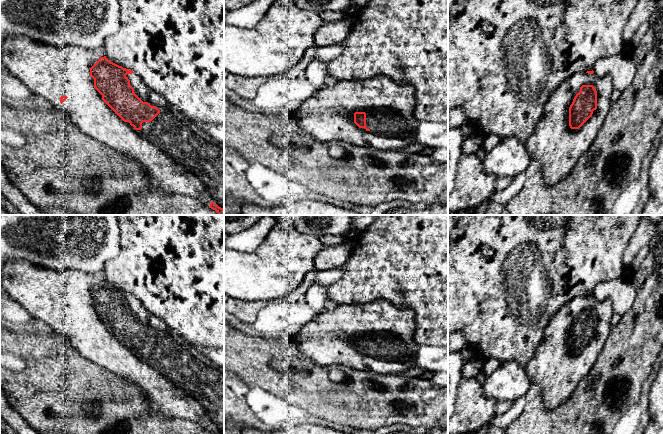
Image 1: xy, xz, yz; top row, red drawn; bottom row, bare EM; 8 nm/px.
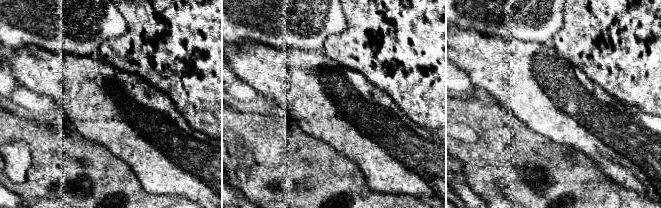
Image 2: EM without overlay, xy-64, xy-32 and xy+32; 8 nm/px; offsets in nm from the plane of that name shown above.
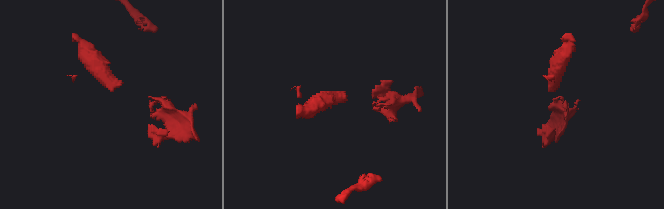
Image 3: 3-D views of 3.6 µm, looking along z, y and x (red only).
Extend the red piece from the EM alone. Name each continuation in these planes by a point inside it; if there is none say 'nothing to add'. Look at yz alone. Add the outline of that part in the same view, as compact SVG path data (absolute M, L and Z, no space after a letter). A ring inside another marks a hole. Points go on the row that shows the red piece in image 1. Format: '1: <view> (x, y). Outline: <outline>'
1: yz (557, 148). Outline: M582 72L576 73L564 80L550 95L545 103L543 114L535 127L535 131L525 143L532 160L539 163L542 176L548 186L554 186L569 176L579 158L590 148L600 132L612 105L611 95L613 90L610 75L600 78L594 73ZM582 85L593 85L596 89L597 109L593 111L592 116L579 129L571 129L569 126L569 107L576 94L580 92Z

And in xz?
1: xz (328, 115). Outline: M379 75L365 80L337 81L333 86L317 89L295 115L299 127L319 142L341 141L358 147L397 151L415 143L420 122L414 117L414 105L415 88L412 85L398 84ZM355 112L366 113L369 131L354 123Z

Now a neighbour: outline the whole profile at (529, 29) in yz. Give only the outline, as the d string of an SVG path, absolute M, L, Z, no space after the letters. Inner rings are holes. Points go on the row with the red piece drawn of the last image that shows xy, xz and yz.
M456 0L448 12L448 111L460 107L466 119L483 138L496 135L500 139L515 137L526 143L535 131L545 103L556 88L576 73L594 70L598 59L625 50L624 26L639 0Z

